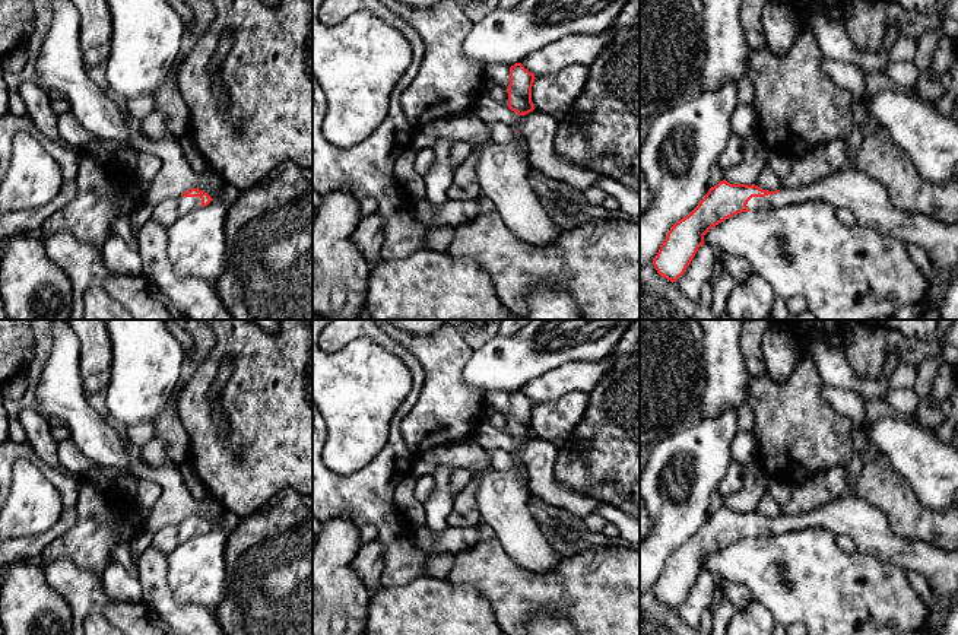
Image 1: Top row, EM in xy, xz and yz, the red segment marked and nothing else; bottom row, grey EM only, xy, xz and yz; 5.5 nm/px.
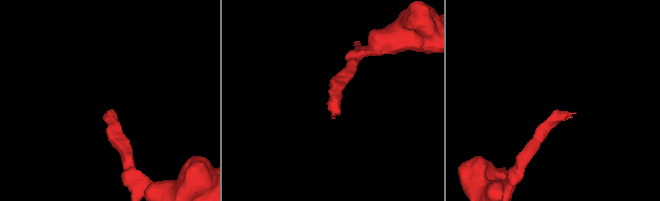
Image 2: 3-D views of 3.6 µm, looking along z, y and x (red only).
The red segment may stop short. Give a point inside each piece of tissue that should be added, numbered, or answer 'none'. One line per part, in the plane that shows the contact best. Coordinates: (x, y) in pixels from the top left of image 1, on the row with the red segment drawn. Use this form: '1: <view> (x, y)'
1: yz (850, 189)

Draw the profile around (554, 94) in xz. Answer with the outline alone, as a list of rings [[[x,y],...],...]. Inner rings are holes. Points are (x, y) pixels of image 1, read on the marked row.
[[[571,64],[561,72],[536,77],[532,86],[534,109],[546,112],[559,123],[581,95],[590,66]]]

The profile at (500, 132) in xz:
[[[501,121],[489,123],[489,130],[491,130],[491,140],[497,143],[510,143],[516,140],[517,136],[516,128]]]

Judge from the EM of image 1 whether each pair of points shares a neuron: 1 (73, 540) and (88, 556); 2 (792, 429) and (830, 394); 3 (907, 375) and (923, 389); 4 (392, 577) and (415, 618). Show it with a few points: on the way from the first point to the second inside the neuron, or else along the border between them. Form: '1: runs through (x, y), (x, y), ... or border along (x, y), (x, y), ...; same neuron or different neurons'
1: runs through (78, 545), (85, 552); same neuron
2: border along (822, 384), (821, 396), (834, 409), (852, 419); different neurons
3: border along (917, 365), (917, 378), (911, 387); different neurons
4: border along (424, 575), (405, 584), (380, 587); different neurons

